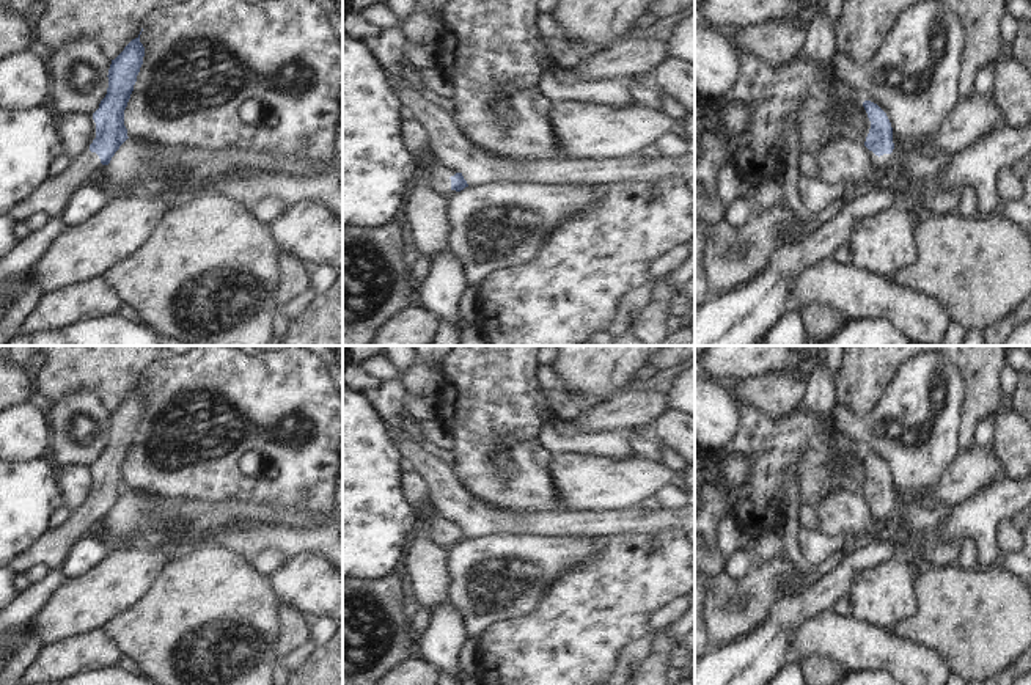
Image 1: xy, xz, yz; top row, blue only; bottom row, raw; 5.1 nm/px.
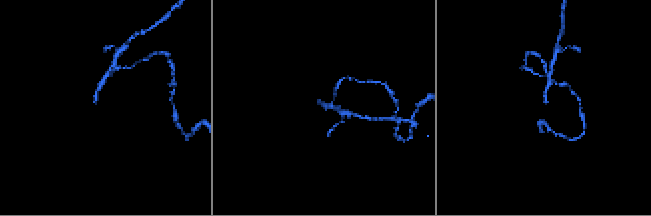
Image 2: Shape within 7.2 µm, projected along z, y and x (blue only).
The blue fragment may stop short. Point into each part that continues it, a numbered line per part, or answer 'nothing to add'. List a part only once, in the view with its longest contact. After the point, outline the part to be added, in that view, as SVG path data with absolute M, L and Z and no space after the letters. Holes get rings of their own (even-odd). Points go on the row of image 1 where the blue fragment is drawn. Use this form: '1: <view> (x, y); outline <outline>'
1: xy (54, 197); outline M88 152L71 167L55 176L50 176L25 204L13 211L16 222L25 222L36 214L46 214L49 218L63 217L75 192L88 184L94 168L102 165L96 152Z

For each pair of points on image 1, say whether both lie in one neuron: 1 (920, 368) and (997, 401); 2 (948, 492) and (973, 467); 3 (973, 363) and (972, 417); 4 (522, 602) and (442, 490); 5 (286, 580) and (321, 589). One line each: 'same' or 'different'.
1: different
2: same
3: same
4: different
5: same

